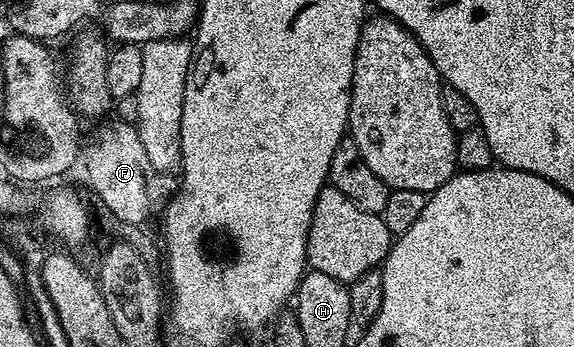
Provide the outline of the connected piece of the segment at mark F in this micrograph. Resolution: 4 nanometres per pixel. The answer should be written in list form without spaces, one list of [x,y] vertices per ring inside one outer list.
[[[113,118],[104,121],[82,141],[70,177],[87,186],[96,196],[98,203],[116,214],[123,222],[146,223],[151,212],[153,196],[159,191],[165,198],[175,195],[180,179],[174,173],[159,173],[153,170],[149,154],[141,143],[138,127]]]

